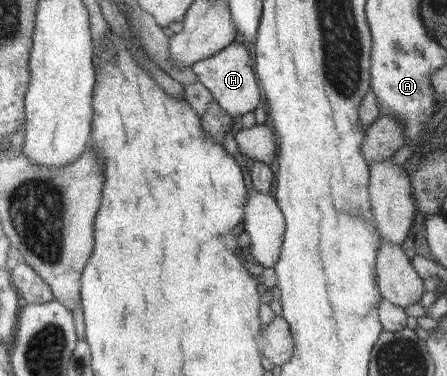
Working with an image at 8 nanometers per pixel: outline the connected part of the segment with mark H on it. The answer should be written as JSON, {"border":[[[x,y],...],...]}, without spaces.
{"border":[[[236,40],[233,41],[221,52],[192,64],[191,70],[193,70],[193,72],[197,75],[198,81],[201,82],[205,88],[209,89],[209,92],[211,92],[213,98],[217,101],[217,104],[219,104],[219,106],[231,118],[255,112],[257,106],[259,106],[259,103],[263,101],[262,92],[254,71],[253,58],[249,55],[249,52],[247,51],[245,45],[243,45],[243,42],[240,43]]]}

